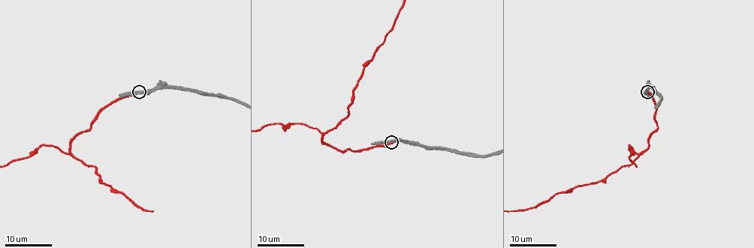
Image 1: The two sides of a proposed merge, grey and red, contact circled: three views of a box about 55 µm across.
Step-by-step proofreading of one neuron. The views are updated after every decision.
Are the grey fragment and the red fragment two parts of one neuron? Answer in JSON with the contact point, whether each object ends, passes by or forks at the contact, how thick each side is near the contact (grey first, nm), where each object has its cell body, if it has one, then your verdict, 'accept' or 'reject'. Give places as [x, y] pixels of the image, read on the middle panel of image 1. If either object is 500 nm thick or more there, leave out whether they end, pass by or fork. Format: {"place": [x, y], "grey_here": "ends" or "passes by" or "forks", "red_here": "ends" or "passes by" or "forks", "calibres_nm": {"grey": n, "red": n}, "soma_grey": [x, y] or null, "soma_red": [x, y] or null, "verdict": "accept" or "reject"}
{"place": [391, 142], "grey_here": "passes by", "red_here": "ends", "calibres_nm": {"grey": 480, "red": 380}, "soma_grey": null, "soma_red": null, "verdict": "reject"}

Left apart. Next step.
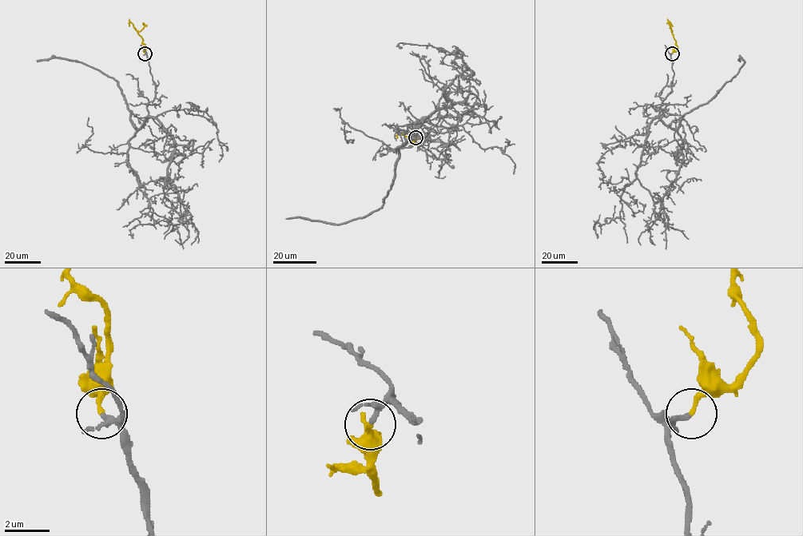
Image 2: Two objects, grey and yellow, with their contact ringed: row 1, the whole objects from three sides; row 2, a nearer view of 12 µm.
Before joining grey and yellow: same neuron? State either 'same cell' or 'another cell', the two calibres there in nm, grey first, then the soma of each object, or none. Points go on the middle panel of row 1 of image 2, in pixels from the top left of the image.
same cell | 180/190 nm | grey none | yellow none

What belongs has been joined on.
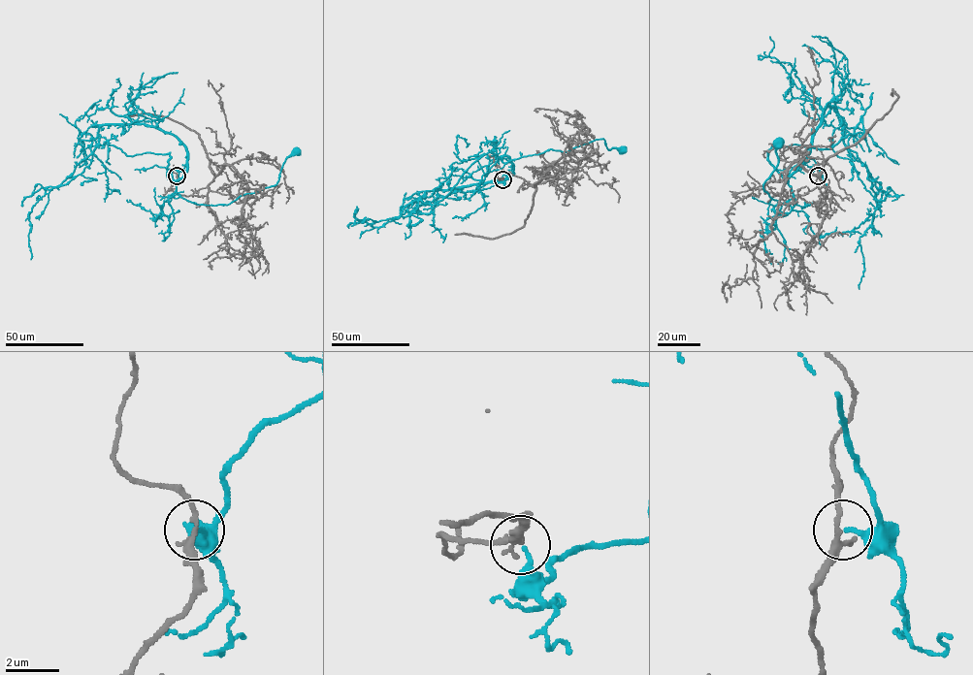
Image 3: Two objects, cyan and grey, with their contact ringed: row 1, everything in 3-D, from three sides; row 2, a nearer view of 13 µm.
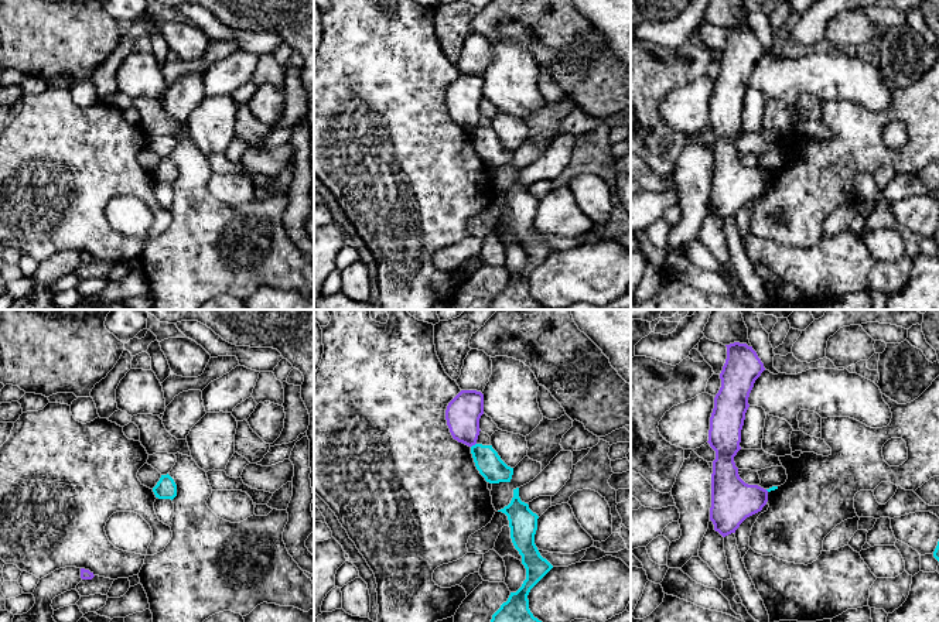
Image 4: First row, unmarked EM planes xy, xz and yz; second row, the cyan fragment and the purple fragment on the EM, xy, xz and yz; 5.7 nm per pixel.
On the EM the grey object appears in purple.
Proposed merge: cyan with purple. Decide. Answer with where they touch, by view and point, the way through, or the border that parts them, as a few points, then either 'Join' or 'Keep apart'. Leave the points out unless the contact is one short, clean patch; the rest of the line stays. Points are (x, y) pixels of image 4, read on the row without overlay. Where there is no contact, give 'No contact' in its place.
Touches cyan at xz (473, 129). Boundary: xz (475, 126), (471, 130). Keep apart

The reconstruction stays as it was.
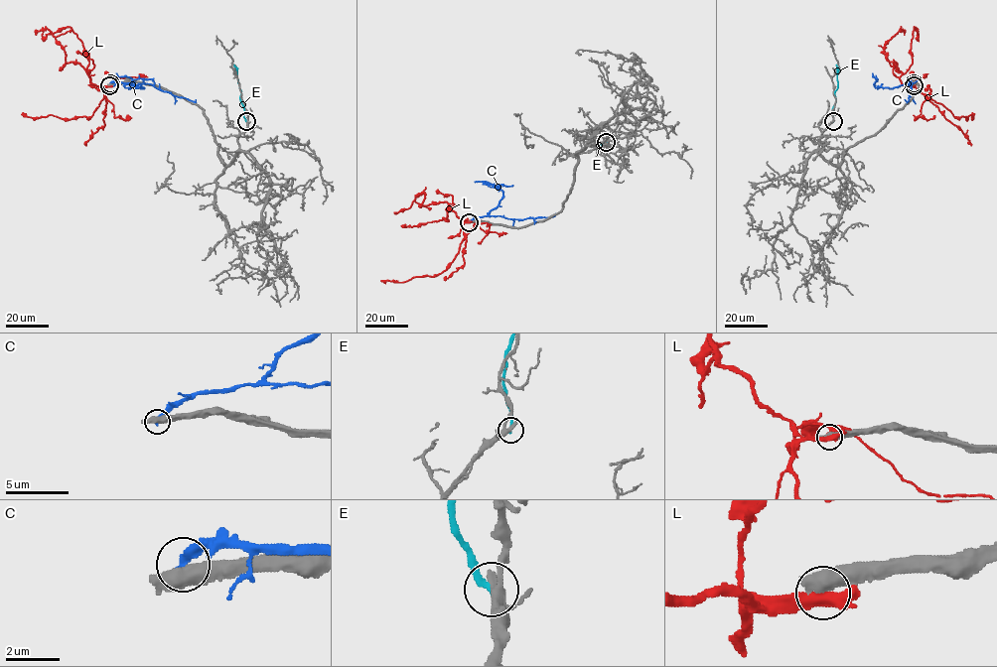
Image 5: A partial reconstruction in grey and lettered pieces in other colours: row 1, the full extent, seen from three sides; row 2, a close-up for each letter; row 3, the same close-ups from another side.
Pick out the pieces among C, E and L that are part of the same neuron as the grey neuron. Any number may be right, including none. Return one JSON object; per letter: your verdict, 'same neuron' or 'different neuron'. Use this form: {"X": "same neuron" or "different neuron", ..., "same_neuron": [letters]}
{"C": "different neuron", "E": "different neuron", "L": "different neuron", "same_neuron": []}

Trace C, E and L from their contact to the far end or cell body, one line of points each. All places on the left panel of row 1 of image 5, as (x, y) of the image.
C: (110, 83), (126, 82), (140, 88), (124, 86), (138, 78), (152, 80)
E: (246, 122), (234, 65)
L: (109, 85), (93, 84), (78, 64), (70, 62), (63, 66), (64, 48), (52, 33), (42, 29), (36, 35)

